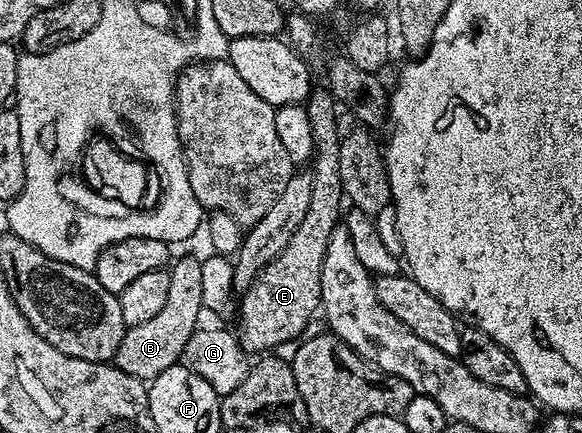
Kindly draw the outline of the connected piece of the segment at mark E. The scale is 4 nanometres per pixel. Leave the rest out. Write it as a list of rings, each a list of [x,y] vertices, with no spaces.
[[[310,121],[313,130],[315,155],[311,160],[313,179],[312,202],[304,222],[293,233],[285,251],[259,273],[254,284],[240,296],[239,345],[249,355],[273,351],[287,341],[300,338],[321,306],[321,269],[327,245],[334,229],[340,224],[345,203],[341,183],[340,143],[342,134],[339,121]]]

